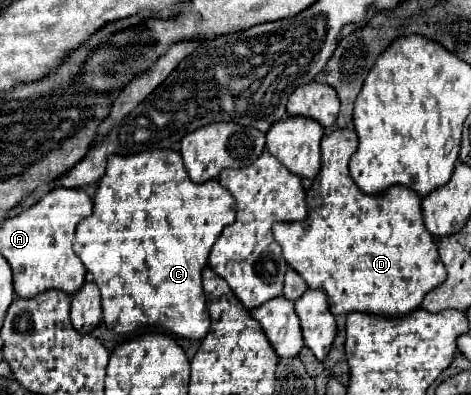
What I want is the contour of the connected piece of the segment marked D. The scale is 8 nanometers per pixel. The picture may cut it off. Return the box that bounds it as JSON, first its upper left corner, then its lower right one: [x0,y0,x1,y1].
[272,129,446,317]

